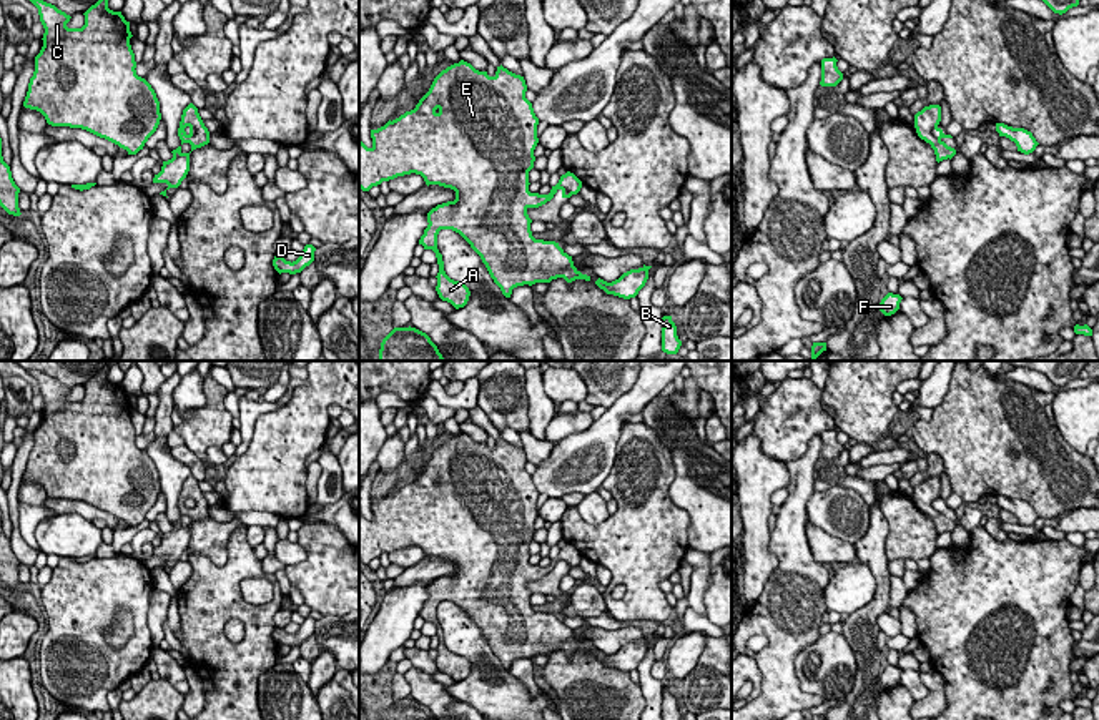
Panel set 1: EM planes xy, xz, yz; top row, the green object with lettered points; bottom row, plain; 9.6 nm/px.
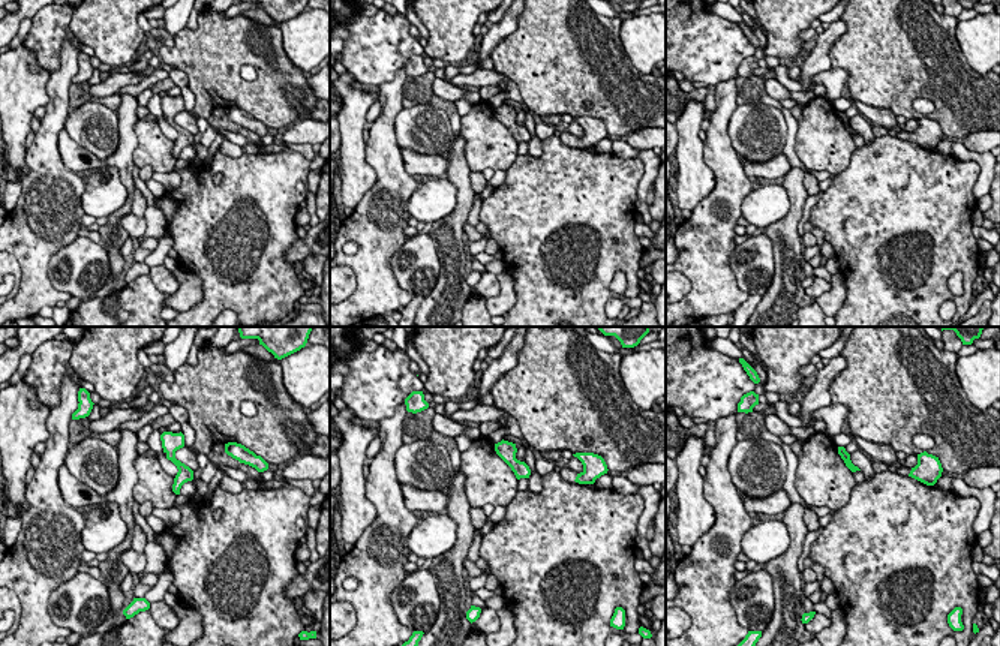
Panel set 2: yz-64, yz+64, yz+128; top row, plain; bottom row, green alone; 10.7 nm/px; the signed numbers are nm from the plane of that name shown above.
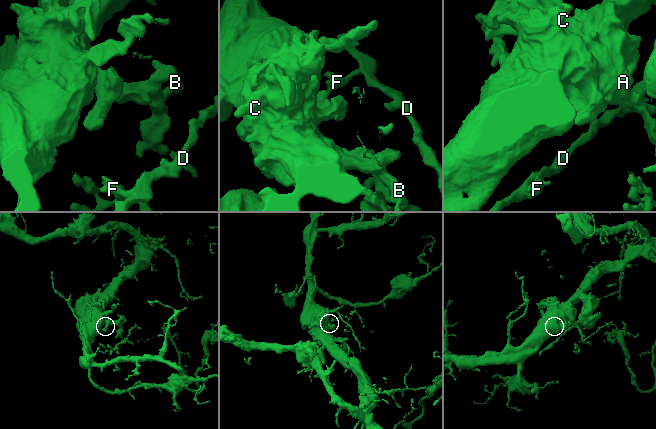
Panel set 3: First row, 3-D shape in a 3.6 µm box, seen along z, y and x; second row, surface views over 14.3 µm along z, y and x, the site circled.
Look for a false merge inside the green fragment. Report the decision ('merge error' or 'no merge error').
merge error

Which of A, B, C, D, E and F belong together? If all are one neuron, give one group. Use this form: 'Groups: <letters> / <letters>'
Groups: A B C E / D F

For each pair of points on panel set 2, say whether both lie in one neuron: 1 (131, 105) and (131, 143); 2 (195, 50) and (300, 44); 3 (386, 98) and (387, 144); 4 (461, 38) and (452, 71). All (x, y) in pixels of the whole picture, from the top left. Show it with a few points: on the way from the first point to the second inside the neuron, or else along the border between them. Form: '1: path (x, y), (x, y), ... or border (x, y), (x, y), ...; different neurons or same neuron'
1: path (128, 114), (128, 134); same neuron
2: border (281, 24), (282, 48), (300, 69); different neurons
3: path (387, 110), (387, 132); same neuron
4: border (450, 63), (458, 66); different neurons

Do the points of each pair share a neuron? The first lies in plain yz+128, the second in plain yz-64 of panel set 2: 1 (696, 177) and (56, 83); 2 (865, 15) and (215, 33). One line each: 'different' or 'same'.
1: different
2: same

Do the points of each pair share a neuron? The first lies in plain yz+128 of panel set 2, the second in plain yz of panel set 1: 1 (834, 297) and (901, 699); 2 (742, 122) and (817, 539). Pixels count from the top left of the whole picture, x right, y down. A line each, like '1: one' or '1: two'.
1: two
2: two

